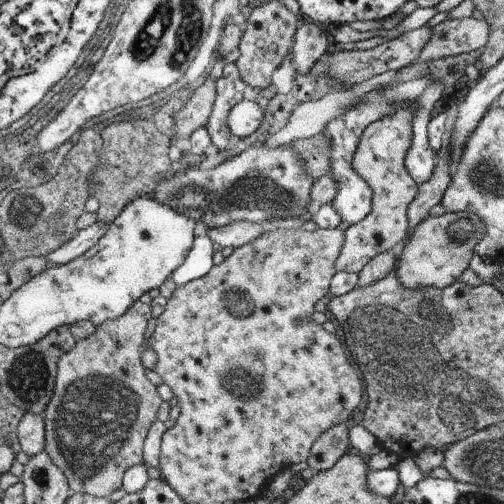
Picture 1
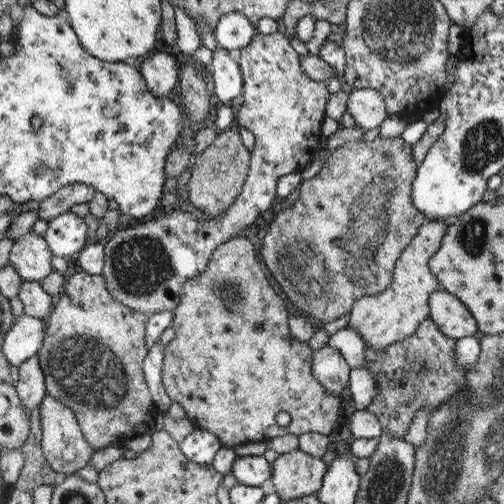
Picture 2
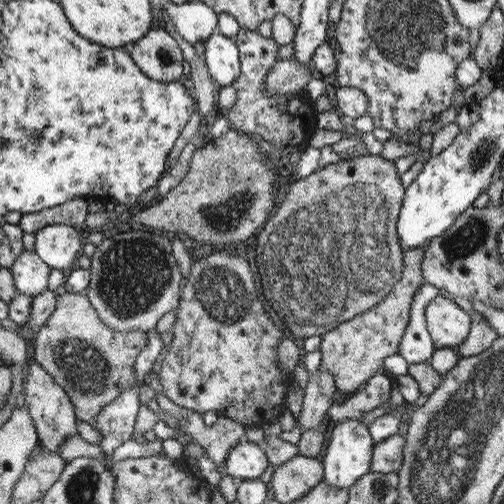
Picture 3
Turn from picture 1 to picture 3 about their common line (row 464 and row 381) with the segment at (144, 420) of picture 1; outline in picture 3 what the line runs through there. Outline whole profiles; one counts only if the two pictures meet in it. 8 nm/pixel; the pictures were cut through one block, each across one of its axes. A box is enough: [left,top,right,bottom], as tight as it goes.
[31,292,145,426]

